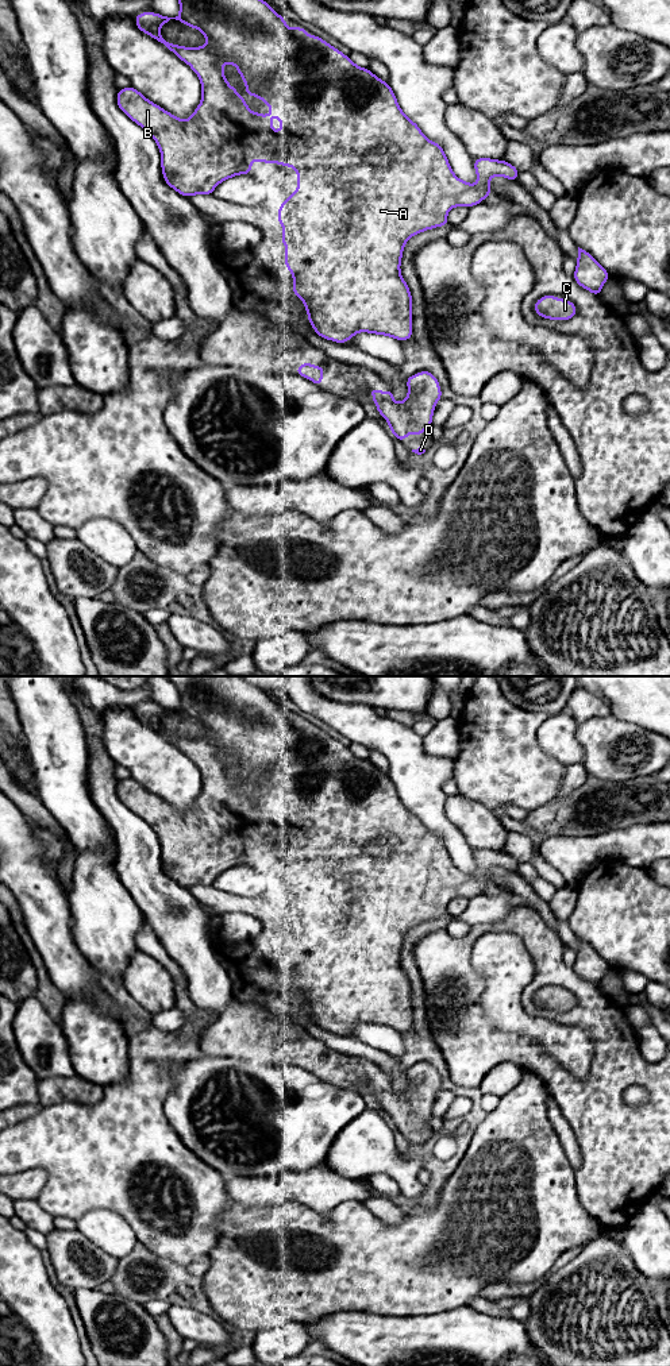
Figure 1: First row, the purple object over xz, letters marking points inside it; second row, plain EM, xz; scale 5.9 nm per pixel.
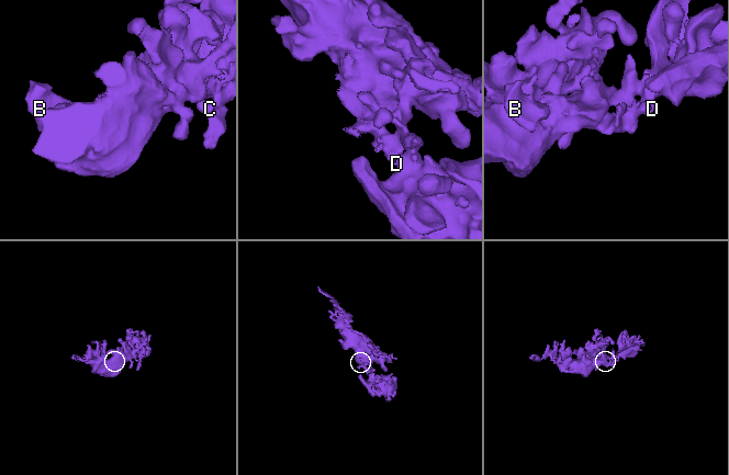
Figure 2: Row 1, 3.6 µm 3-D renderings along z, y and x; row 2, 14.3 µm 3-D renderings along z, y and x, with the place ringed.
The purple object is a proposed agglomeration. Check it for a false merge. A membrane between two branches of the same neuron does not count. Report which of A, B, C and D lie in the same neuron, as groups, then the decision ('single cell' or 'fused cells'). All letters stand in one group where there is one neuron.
groups A B C D; single cell

